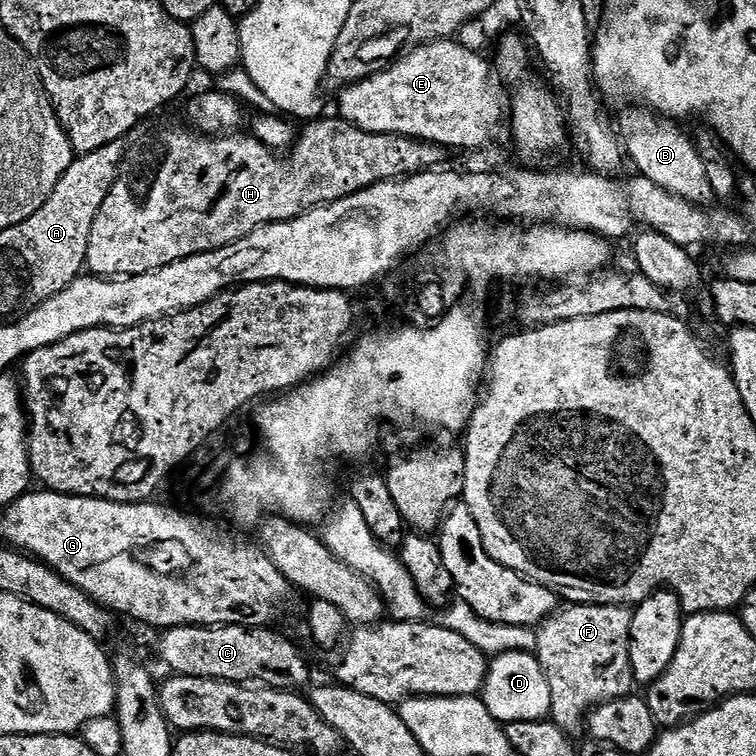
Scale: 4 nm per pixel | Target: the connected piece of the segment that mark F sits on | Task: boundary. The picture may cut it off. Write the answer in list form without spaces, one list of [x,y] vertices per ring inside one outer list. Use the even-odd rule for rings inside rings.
[[[573,604],[561,607],[539,625],[534,655],[544,667],[546,682],[550,682],[550,719],[563,732],[576,734],[579,728],[581,731],[585,727],[586,717],[592,709],[611,700],[633,695],[634,681],[630,666],[632,613],[631,607],[618,604]]]

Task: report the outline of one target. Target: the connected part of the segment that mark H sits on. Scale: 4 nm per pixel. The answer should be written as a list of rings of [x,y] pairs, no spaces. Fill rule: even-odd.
[[[316,118],[307,125],[305,132],[299,133],[298,139],[291,149],[289,160],[283,160],[283,155],[277,154],[273,149],[261,141],[255,135],[240,136],[241,134],[201,134],[191,127],[184,128],[164,128],[161,132],[156,132],[153,136],[148,136],[140,145],[136,152],[129,151],[124,157],[123,164],[120,165],[120,174],[117,176],[110,194],[106,194],[106,202],[102,202],[102,210],[98,210],[97,217],[94,218],[93,229],[90,232],[89,250],[86,268],[91,275],[103,276],[105,278],[119,278],[121,276],[137,276],[146,274],[150,270],[158,270],[175,260],[190,258],[194,254],[209,252],[215,248],[221,248],[227,244],[238,242],[246,238],[254,230],[258,230],[267,224],[277,224],[283,220],[293,220],[304,212],[309,212],[311,208],[319,208],[321,204],[333,204],[335,200],[341,200],[347,196],[353,196],[355,192],[366,190],[370,186],[380,184],[384,180],[399,180],[406,176],[413,176],[415,172],[427,172],[441,167],[440,164],[446,156],[445,149],[439,144],[431,143],[427,140],[417,140],[411,136],[391,136],[390,134],[378,134],[377,132],[367,132],[358,126],[348,124],[339,118],[324,120]]]

